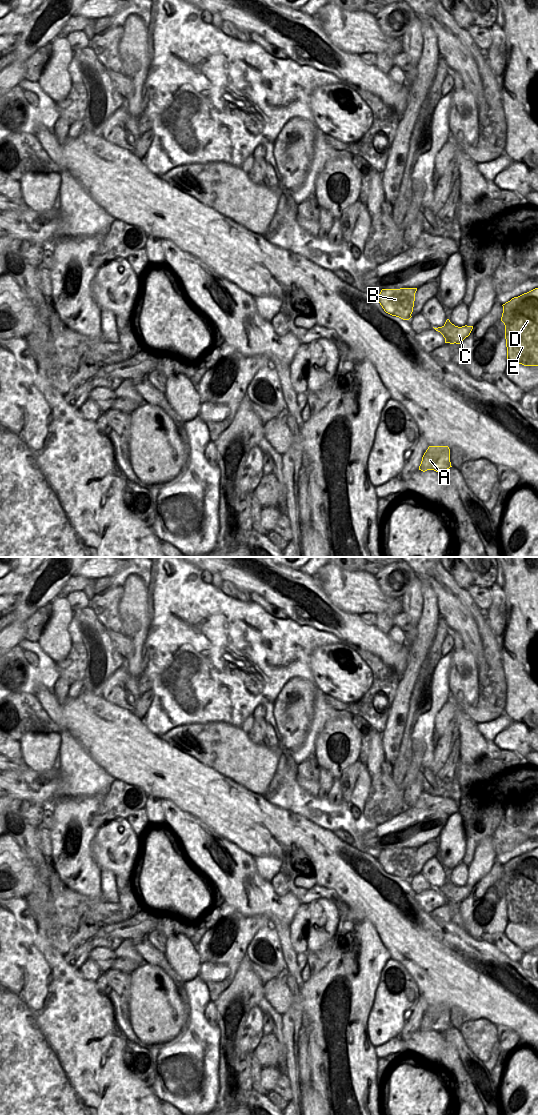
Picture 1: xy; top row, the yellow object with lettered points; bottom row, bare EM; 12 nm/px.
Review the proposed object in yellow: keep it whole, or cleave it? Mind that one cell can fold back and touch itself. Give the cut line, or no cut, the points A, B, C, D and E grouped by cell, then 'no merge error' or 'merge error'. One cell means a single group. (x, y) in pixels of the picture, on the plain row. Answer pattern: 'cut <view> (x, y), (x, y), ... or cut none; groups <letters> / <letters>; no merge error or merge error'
cut xy (442, 886), (442, 891), (455, 902); groups A B / C D E; merge error

